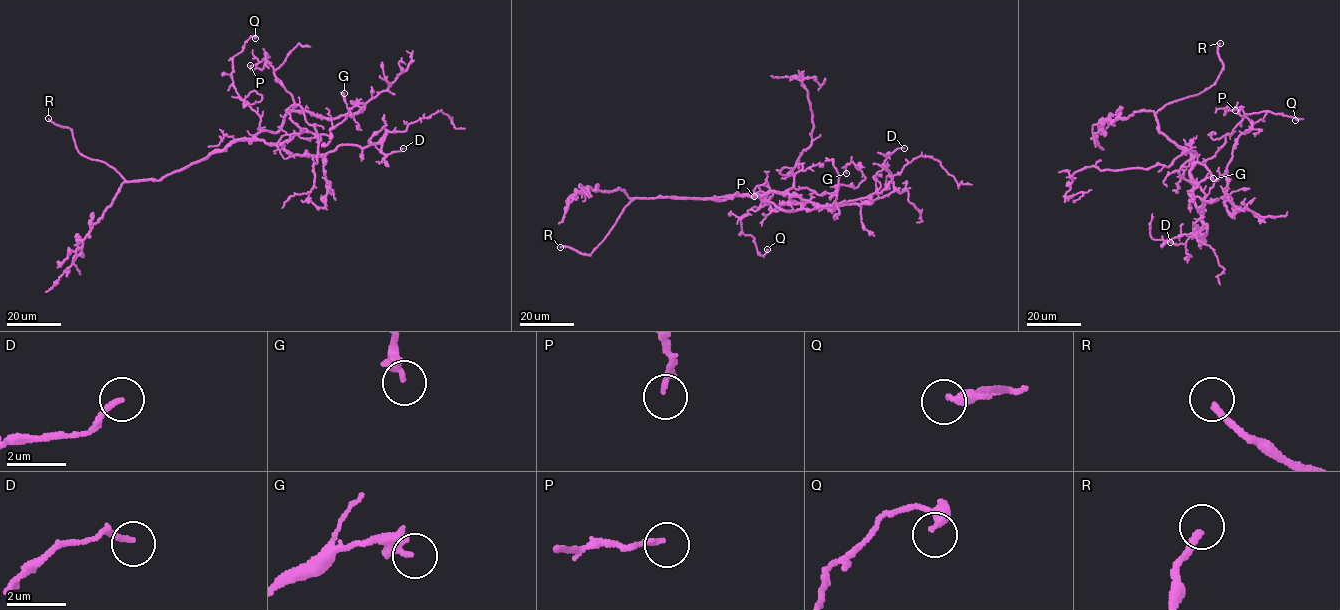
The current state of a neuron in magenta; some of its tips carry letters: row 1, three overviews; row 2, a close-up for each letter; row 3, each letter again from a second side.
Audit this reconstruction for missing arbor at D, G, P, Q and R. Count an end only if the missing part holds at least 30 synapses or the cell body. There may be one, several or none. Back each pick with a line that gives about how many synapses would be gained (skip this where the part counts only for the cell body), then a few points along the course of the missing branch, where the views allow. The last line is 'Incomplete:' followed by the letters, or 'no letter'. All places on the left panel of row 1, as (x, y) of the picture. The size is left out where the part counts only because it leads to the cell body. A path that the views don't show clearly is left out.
R: (48, 118), (43, 109), (38, 83)
Incomplete: R

